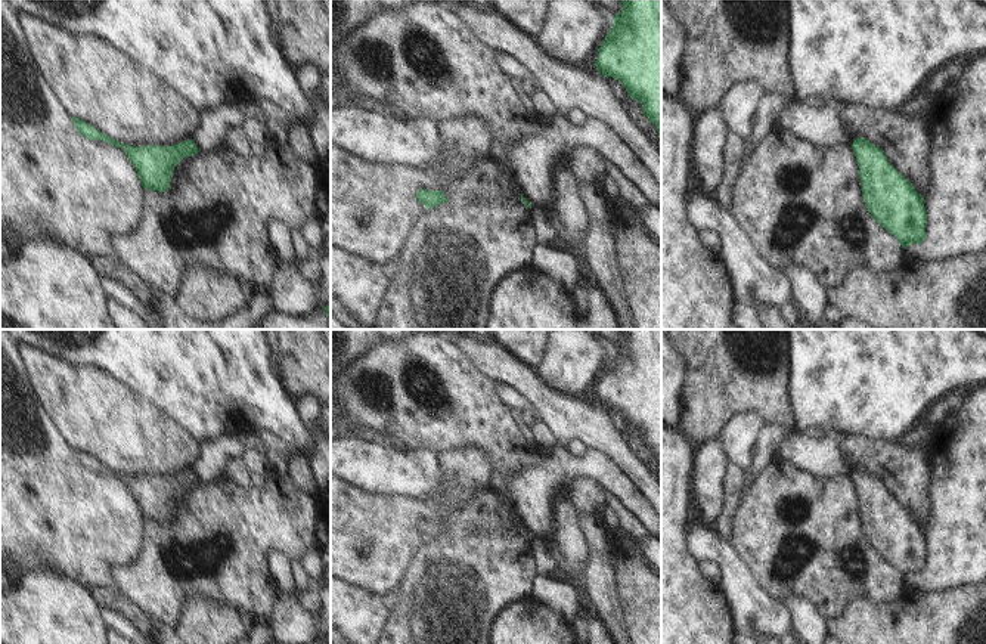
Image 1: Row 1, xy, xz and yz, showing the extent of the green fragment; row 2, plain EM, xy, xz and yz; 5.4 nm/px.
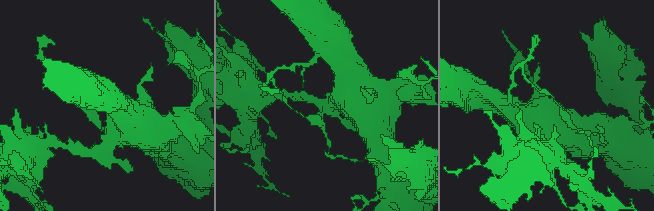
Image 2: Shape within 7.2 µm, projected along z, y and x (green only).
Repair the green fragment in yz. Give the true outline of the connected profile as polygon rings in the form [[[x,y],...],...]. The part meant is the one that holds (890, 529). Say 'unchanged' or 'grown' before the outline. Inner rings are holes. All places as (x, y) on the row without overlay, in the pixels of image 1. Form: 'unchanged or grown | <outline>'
unchanged | [[[863,468],[852,474],[859,496],[865,536],[874,551],[894,566],[902,579],[927,569],[924,527],[887,490],[883,480]]]

